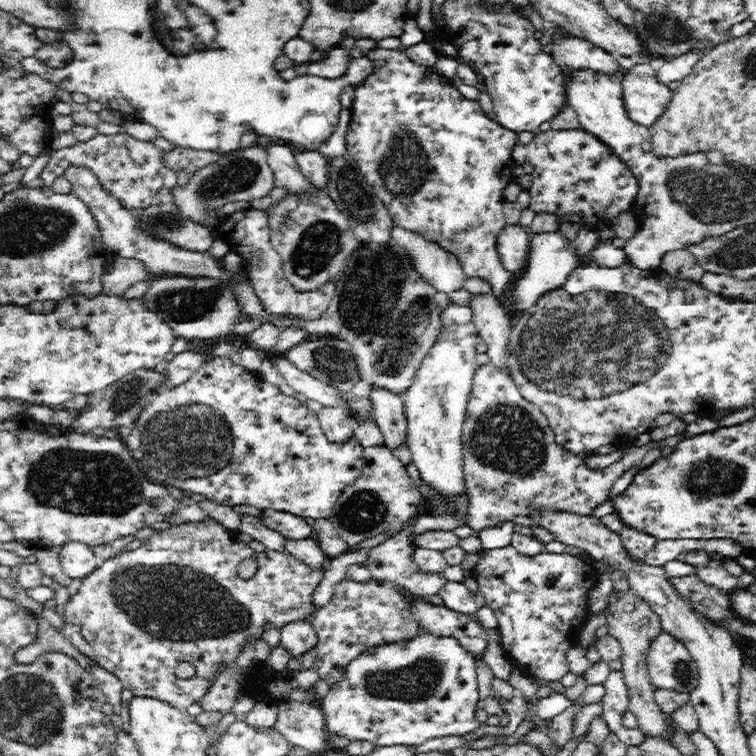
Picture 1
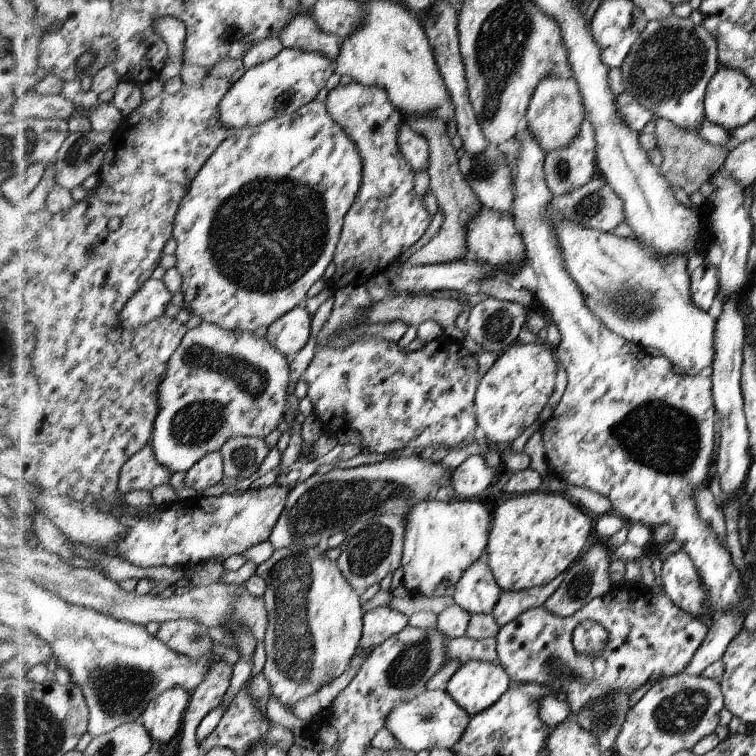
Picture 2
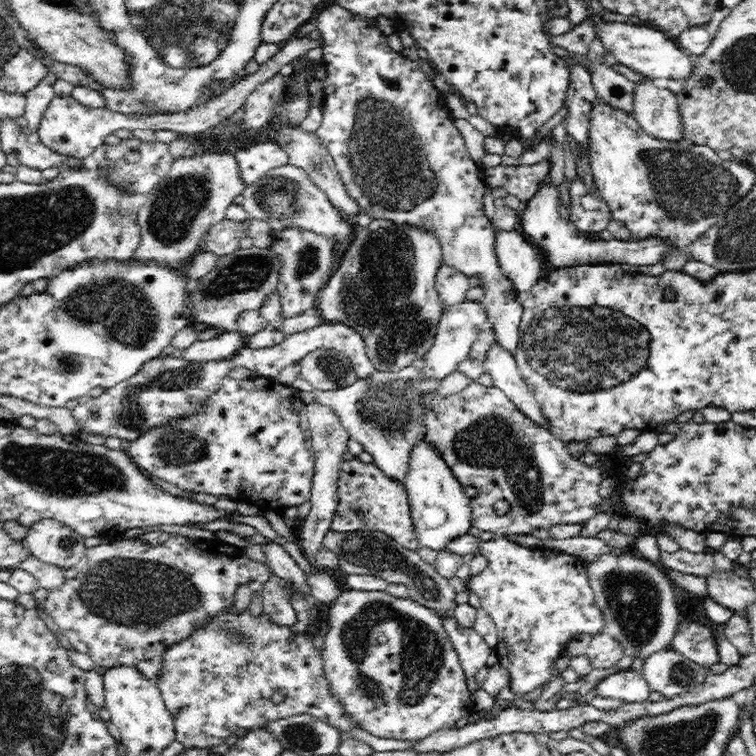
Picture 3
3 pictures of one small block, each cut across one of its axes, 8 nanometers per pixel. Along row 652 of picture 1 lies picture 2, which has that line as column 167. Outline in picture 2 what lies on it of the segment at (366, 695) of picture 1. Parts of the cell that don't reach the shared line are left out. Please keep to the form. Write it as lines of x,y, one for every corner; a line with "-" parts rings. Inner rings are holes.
203,321
184,337
159,392
162,408
151,442
159,461
173,473
187,473
209,454
221,452
232,437
266,438
278,428
282,416
286,414
288,380
290,368
286,358
266,337

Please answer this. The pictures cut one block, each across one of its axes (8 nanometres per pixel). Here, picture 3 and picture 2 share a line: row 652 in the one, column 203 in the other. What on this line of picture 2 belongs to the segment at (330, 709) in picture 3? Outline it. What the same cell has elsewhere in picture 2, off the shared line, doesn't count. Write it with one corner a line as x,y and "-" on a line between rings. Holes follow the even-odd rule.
311,101
291,115
280,114
267,120
259,127
246,127
234,130
233,135
220,146
215,155
207,162
198,178
191,186
190,192
183,200
178,219
175,222
175,237
179,242
176,252
176,266
184,276
182,292
185,295
185,306
192,309
203,321
216,323
233,331
256,332
262,326
270,327
287,312
298,307
306,298
306,292
318,282
332,262
332,254
343,227
343,220
352,206
363,182
363,159
359,150
335,119
328,112
324,101

